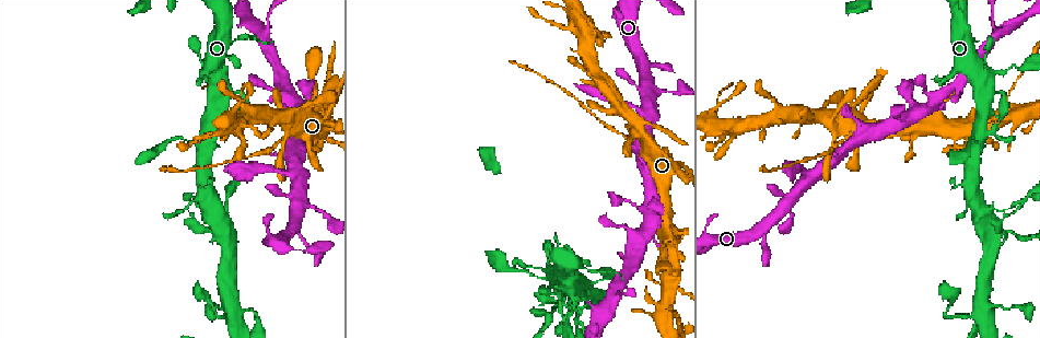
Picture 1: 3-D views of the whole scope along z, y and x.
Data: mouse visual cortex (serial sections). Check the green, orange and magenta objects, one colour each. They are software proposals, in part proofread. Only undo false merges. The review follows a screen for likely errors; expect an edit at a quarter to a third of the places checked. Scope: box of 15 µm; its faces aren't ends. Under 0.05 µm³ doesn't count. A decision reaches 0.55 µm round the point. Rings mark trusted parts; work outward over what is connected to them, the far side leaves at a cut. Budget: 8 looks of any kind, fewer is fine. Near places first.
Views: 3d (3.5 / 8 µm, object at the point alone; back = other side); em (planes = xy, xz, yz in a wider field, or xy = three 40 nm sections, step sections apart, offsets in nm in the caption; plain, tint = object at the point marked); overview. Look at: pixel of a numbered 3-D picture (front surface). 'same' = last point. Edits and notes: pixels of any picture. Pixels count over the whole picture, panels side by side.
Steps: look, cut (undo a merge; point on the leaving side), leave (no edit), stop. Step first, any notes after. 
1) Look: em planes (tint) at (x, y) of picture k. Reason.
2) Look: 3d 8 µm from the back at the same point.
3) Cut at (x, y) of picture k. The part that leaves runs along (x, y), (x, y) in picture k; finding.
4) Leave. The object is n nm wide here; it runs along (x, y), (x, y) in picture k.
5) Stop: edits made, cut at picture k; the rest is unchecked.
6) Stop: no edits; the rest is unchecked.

Look: 3d 3.5 µm at (1009, 93) of picture 1. Calibre changes.

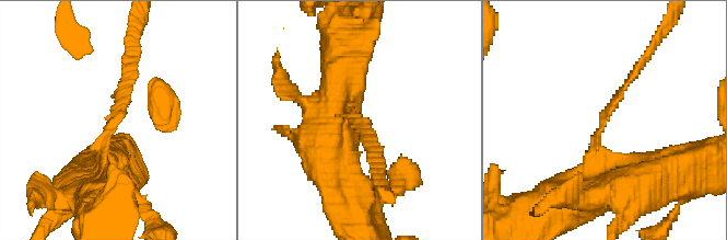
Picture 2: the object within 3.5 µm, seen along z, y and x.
Look: em xy step 5 (tint) at (599, 131) of picture 2. The arms are 150, 400 nm wide.

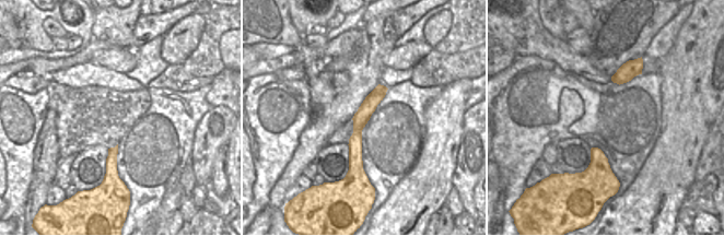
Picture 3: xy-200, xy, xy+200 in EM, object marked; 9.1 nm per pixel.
Leave. It runs along (381, 87), (359, 121), (355, 170) in picture 3; one cell here.

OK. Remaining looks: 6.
Look: 3d 3.5 µm at (641, 153) of picture 1. Thick turns thin.

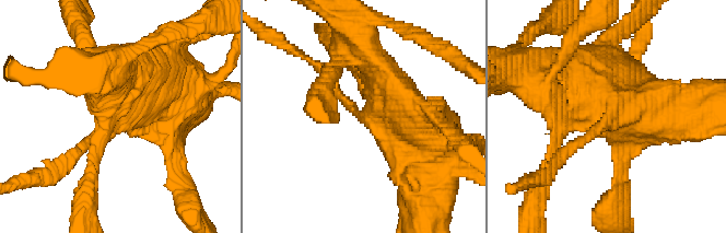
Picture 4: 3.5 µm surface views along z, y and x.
Look: em planes (tint) at (611, 116) of picture 4. The arms are 150, 450 nm wide; now the EM.

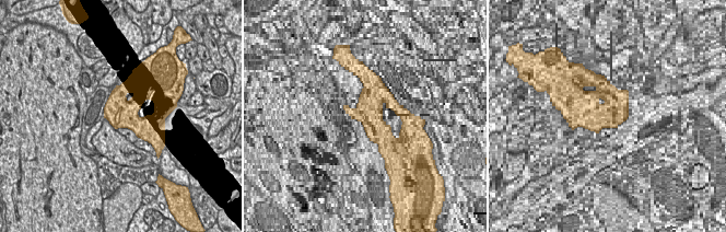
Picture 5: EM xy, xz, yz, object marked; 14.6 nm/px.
Cut at (574, 144) of picture 4. The part that leaves runs along (598, 129), (534, 179) in picture 4; a second cell is stuck on.

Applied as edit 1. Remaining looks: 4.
Look: 3d 3.5 µm at (711, 132) of picture 1. Calibre changes.

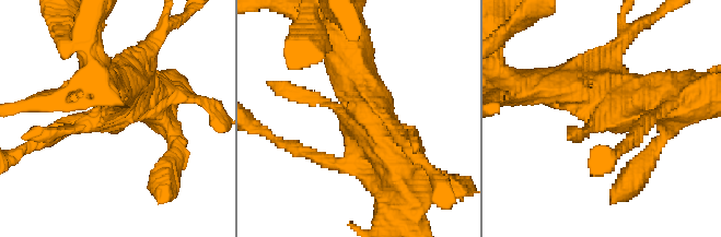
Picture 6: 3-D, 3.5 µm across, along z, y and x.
Look: em planes (tint) at (112, 112) of picture 6.

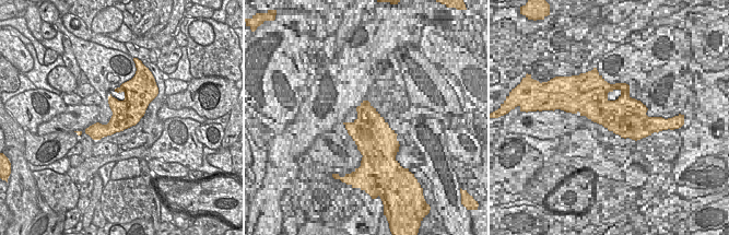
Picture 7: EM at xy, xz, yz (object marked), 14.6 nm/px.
Leave. All the same cell.

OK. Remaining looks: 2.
Stop: edits made, cut at picture 4; the rest is unchecked.

